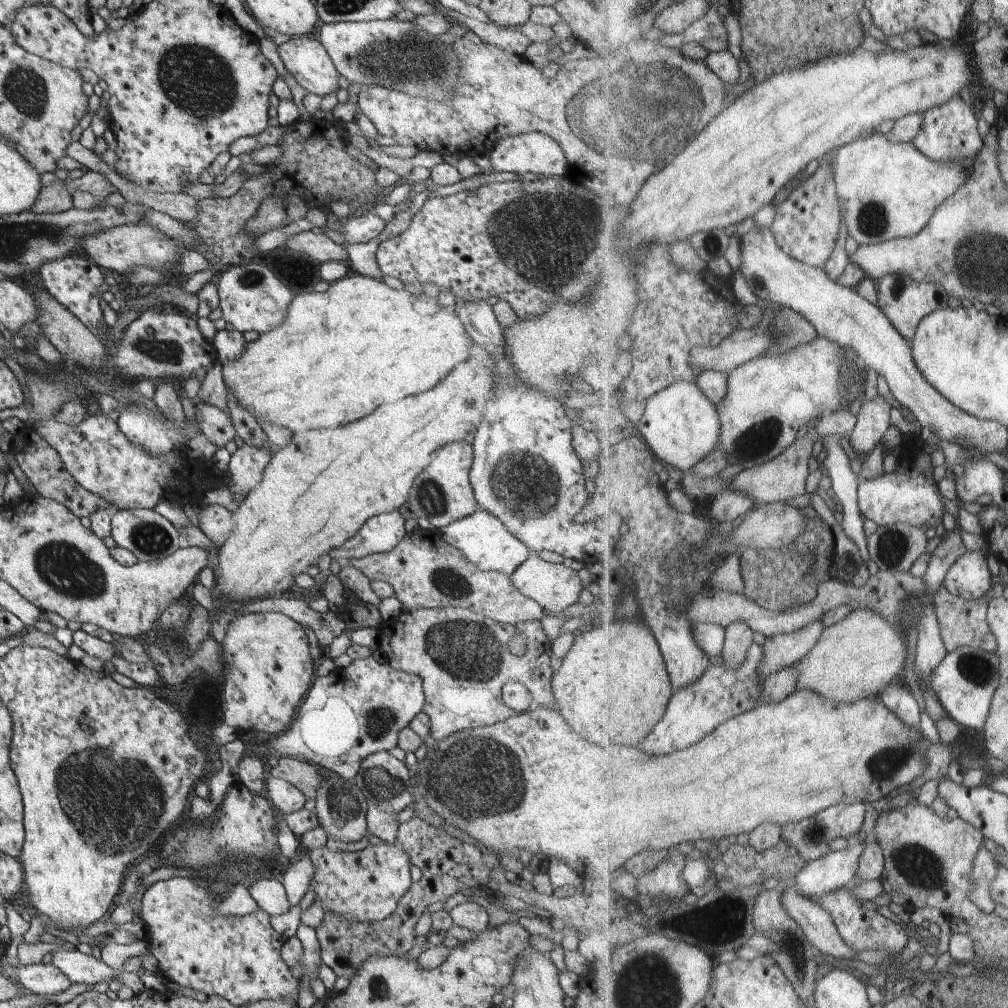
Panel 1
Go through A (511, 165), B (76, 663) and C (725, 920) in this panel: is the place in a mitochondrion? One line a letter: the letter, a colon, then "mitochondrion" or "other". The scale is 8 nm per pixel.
A: other
B: other
C: mitochondrion

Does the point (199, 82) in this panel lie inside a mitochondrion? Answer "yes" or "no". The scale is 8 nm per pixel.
yes

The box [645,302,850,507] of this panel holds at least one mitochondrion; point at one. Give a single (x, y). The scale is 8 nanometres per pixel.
(761, 439)

